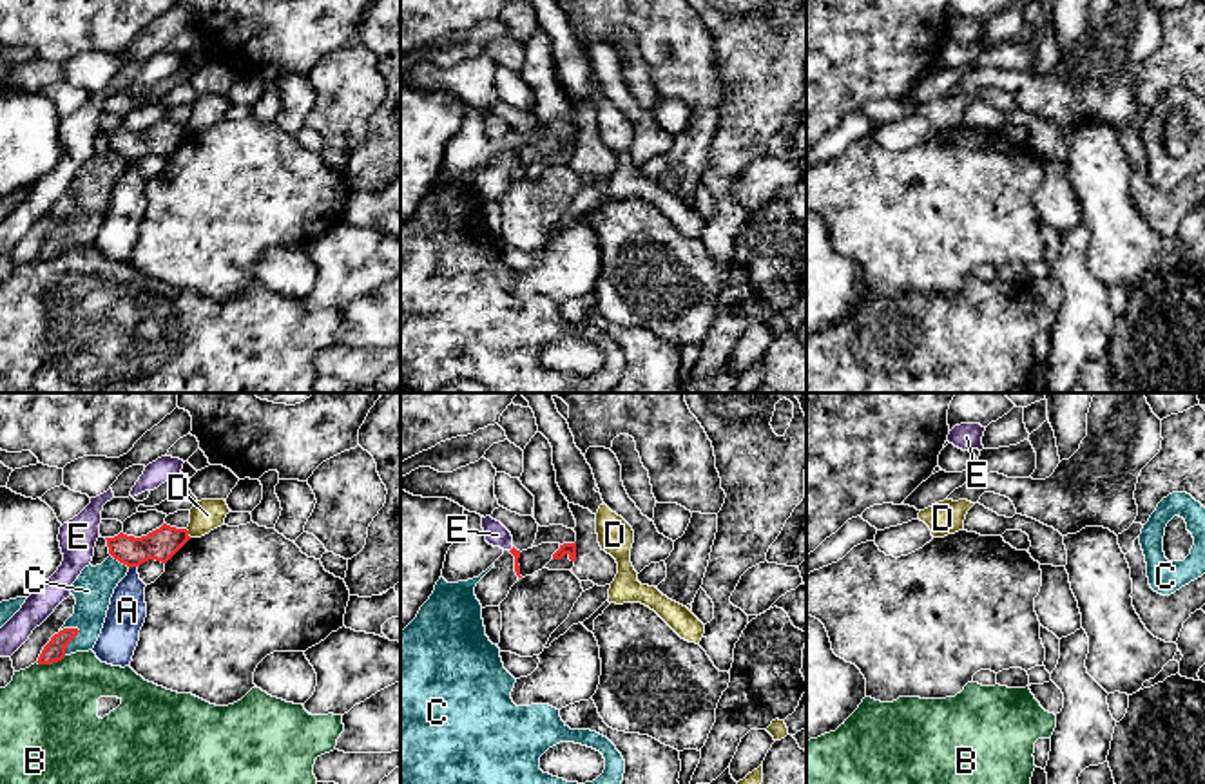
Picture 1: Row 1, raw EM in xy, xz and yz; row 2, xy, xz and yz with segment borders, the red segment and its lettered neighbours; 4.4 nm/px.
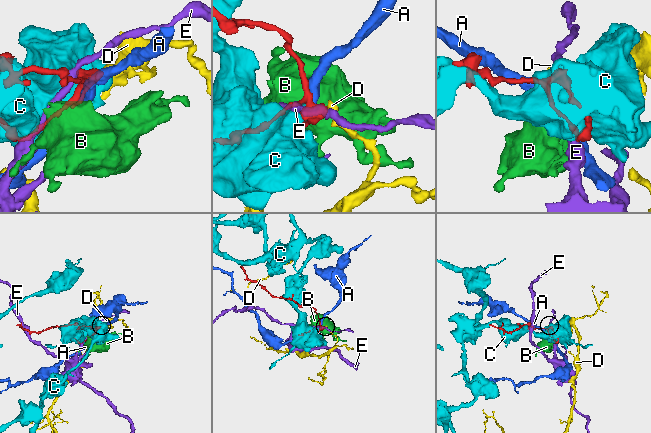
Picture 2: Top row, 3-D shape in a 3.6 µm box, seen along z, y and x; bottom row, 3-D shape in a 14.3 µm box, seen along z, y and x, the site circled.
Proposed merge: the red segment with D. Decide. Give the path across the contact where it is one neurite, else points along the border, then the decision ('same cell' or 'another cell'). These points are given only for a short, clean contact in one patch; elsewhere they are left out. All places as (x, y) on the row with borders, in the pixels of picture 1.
along xy (185, 529), (191, 536) | another cell

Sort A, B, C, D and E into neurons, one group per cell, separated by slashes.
A / B / C / D / E

